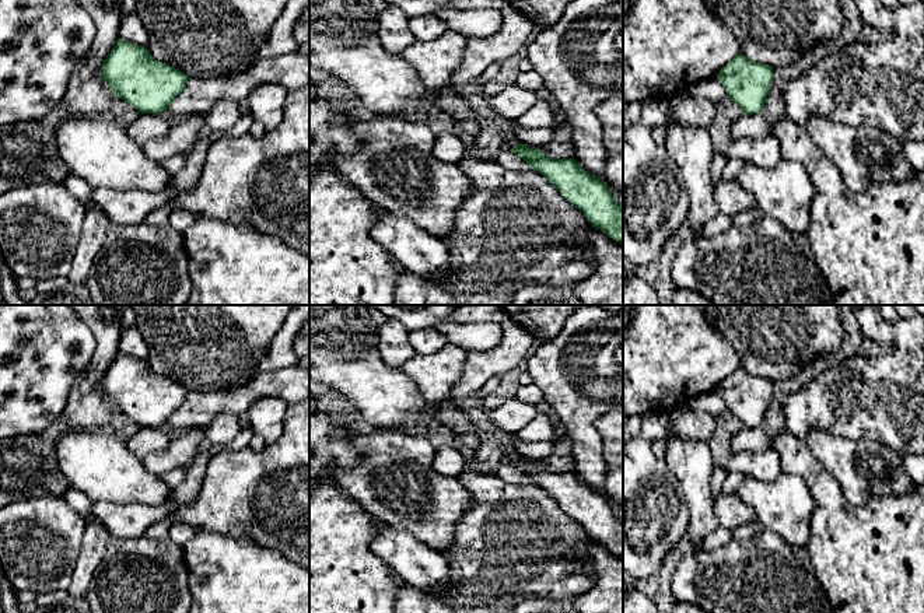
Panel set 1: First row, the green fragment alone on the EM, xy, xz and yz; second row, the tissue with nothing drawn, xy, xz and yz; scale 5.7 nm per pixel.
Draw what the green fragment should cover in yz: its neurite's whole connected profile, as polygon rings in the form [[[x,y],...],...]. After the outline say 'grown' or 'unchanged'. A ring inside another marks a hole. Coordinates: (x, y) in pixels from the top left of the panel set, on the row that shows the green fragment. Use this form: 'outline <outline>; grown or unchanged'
outline [[[736,55],[717,74],[727,97],[743,113],[760,113],[773,81],[773,67]]]; unchanged

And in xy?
outline [[[118,38],[102,63],[101,78],[123,101],[141,113],[162,113],[179,95],[188,76],[155,60],[147,48]]]; unchanged

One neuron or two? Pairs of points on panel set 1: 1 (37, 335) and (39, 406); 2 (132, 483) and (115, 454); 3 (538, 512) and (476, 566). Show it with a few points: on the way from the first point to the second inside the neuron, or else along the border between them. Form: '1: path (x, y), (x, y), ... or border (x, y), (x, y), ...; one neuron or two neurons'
1: path (37, 353), (34, 361), (34, 388); one neuron
2: path (125, 476), (115, 466), (115, 461); one neuron
3: path (522, 528), (492, 559); one neuron

